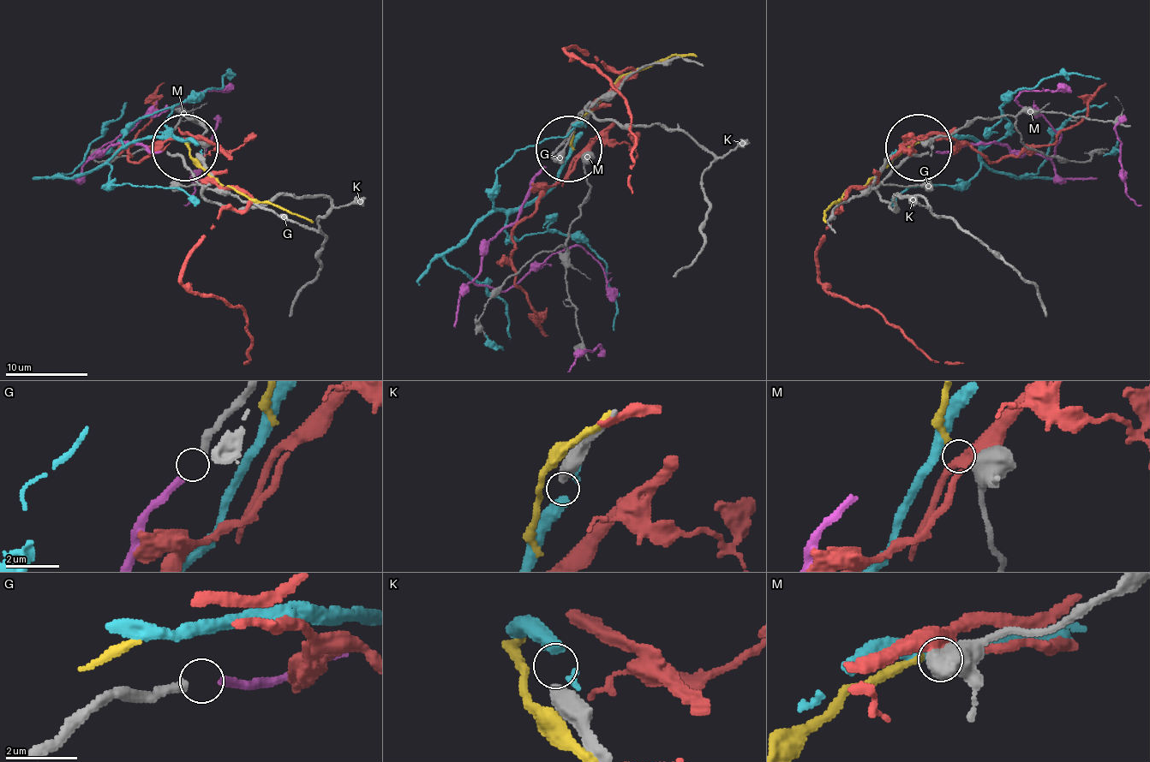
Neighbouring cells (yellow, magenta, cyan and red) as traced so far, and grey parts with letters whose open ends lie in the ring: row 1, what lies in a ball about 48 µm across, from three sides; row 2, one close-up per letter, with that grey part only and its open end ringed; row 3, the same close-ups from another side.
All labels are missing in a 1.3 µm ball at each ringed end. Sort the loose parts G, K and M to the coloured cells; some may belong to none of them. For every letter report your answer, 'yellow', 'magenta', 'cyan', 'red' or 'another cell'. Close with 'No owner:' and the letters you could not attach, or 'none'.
G: magenta
K: another cell
M: yellow
No owner: K

